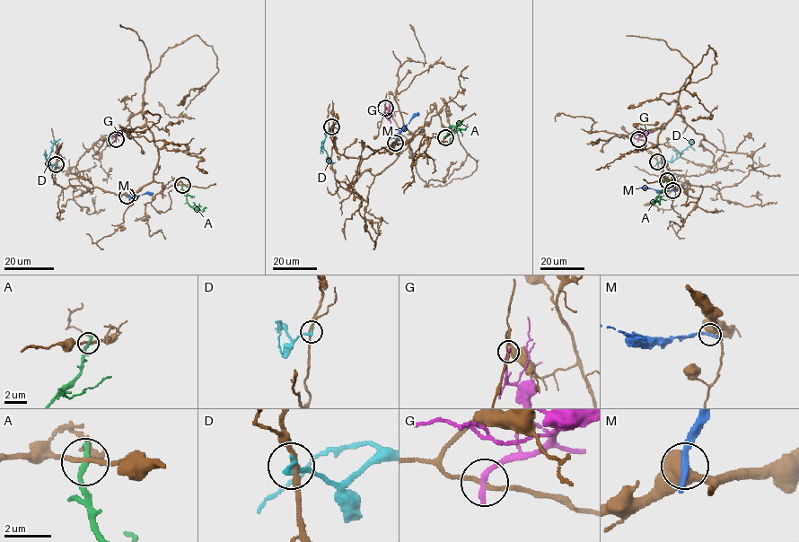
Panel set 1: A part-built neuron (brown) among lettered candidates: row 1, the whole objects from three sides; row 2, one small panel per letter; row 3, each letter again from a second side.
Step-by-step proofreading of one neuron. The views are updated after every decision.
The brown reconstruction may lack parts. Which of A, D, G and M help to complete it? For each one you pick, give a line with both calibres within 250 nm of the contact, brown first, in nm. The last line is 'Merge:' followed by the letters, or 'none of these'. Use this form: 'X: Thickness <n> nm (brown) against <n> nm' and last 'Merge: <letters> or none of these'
Merge: none of these

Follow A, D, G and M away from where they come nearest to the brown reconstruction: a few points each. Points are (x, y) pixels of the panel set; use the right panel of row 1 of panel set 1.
A: (668, 180), (656, 197), (659, 205), (657, 200), (654, 201)
D: (657, 161), (662, 163), (677, 158), (692, 139)
G: (638, 139), (645, 135), (631, 133)
M: (672, 190), (642, 188)

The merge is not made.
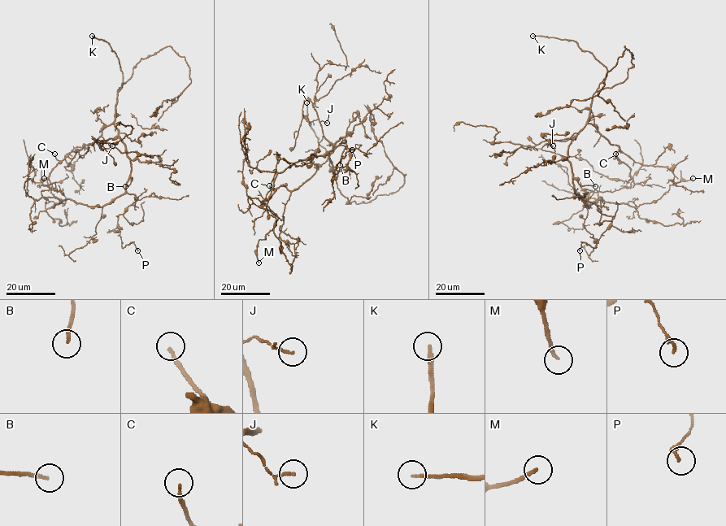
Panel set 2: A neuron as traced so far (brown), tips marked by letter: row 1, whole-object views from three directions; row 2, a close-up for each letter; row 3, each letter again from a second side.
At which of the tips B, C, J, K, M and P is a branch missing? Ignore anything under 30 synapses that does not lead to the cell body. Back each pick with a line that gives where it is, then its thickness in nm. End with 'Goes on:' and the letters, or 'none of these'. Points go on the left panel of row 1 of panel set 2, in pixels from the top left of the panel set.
B: at (125, 186); 190 nm thick
C: at (54, 154); 160 nm thick
K: at (92, 36); 180 nm thick
Goes on: B, C, K

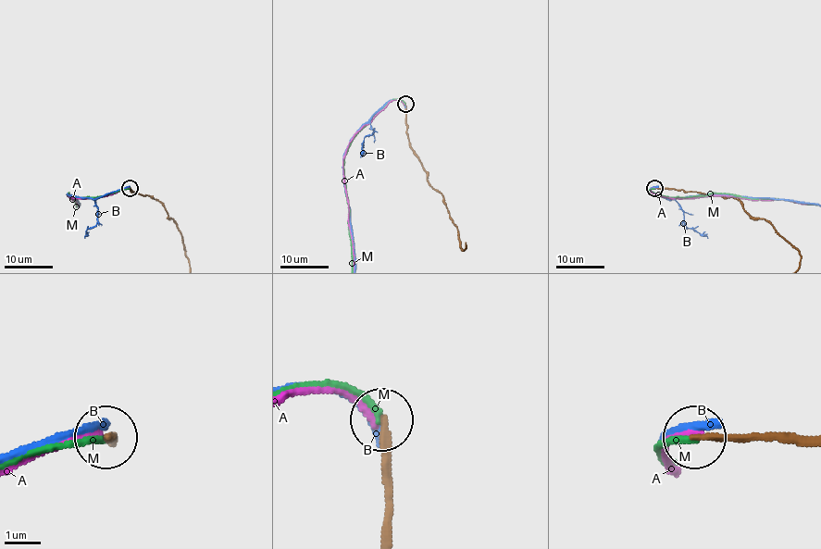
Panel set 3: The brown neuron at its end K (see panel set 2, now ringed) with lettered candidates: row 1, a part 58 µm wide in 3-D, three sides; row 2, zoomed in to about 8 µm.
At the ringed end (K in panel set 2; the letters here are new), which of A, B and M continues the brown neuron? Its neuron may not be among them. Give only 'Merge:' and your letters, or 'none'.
Merge: M

